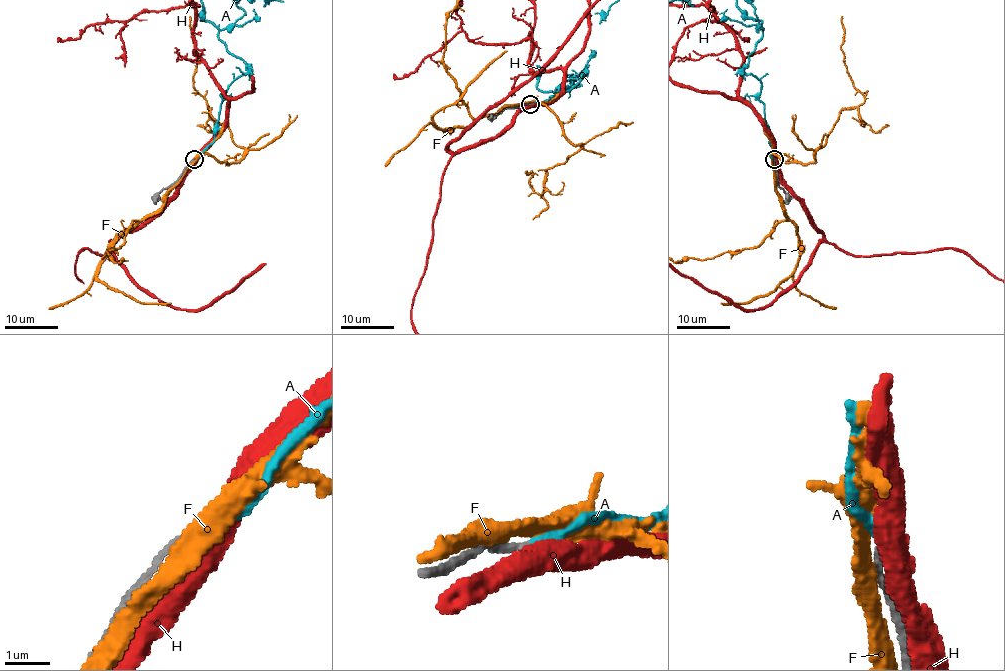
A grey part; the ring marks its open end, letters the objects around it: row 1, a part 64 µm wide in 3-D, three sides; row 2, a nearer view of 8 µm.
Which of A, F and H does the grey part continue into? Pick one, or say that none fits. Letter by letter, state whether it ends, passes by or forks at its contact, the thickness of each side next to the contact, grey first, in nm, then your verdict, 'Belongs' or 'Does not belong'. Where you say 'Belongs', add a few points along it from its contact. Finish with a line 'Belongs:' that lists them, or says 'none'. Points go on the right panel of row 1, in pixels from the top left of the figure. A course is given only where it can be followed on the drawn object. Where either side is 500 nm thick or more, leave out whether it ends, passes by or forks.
A: It ends there. Thickness 190 nm (grey) against 170 nm. Does not belong
F: It passes by. Thickness 180 nm (grey) against 440 nm. Does not belong
H: Thickness 190 nm (grey) against 500 nm. Does not belong
Belongs: none

